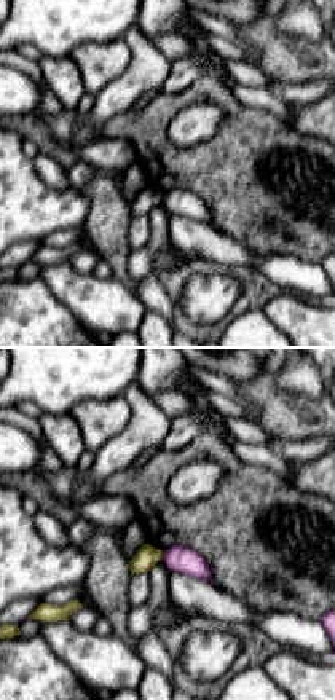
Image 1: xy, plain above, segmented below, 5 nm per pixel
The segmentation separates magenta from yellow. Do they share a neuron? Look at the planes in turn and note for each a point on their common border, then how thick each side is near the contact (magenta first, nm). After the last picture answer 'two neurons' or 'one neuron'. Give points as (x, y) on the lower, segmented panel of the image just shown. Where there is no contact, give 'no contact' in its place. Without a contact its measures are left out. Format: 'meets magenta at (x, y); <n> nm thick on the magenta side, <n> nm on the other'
meets magenta at (163, 555); 130 nm thick on the magenta side, 110 nm on the other

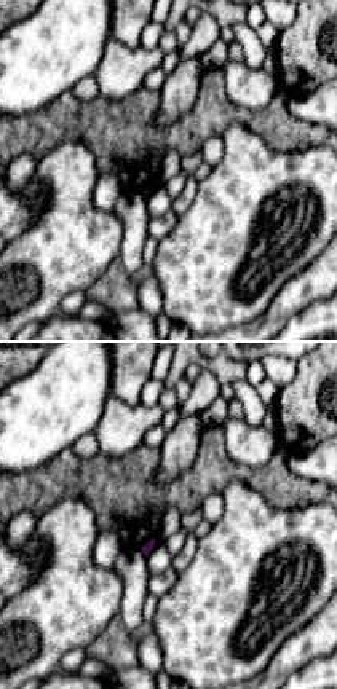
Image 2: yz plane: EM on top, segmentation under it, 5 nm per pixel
no contact

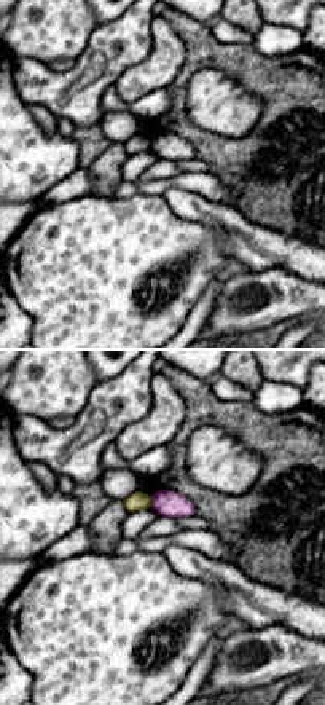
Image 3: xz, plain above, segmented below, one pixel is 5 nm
meets magenta at (152, 501); 130 nm thick on the magenta side, 90 nm on the other

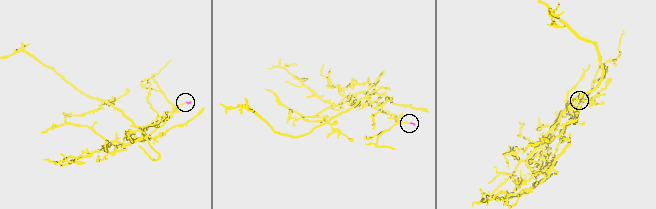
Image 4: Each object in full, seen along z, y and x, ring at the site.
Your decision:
two neurons

